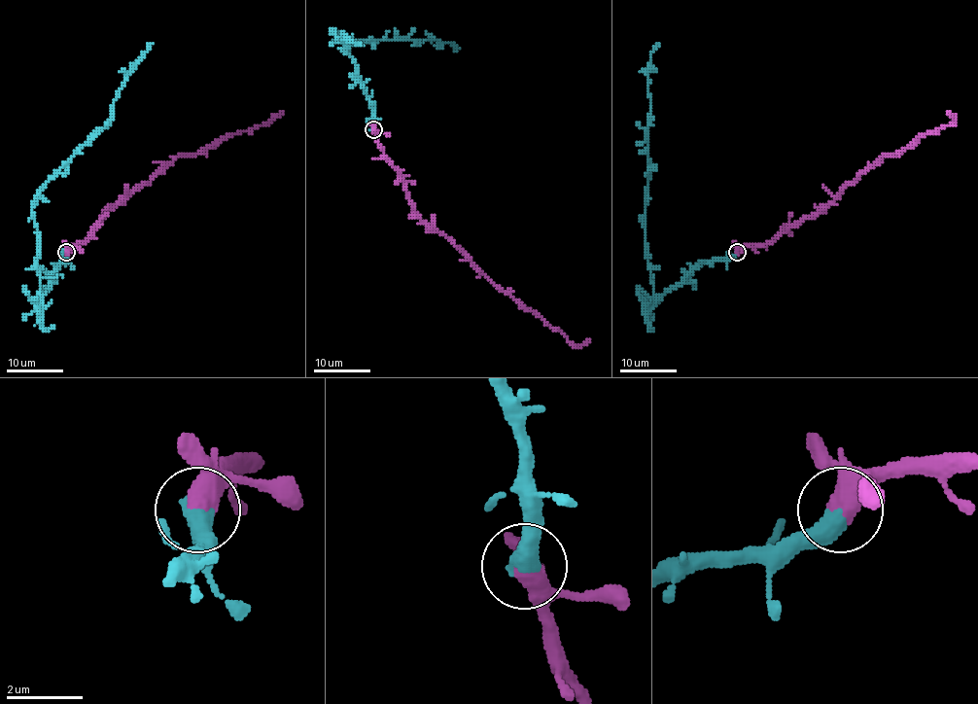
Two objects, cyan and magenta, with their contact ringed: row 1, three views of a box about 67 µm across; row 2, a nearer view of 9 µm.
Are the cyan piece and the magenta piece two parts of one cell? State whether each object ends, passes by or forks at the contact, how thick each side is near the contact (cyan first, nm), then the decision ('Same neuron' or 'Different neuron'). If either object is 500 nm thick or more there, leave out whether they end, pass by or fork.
Thickness 550 nm (cyan) against 650 nm. Same neuron

